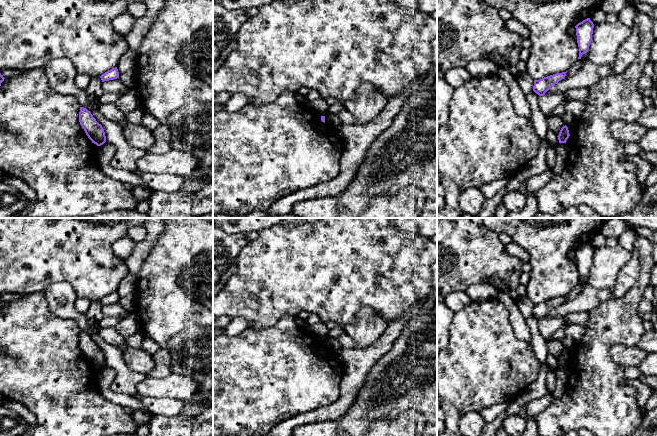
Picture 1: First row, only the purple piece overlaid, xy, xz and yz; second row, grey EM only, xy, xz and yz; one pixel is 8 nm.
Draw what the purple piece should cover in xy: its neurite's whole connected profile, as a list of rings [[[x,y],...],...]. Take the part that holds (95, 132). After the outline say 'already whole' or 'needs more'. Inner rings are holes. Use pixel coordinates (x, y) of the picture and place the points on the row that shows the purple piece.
[[[80,107],[79,122],[92,143],[101,146],[106,142],[104,129],[93,117],[90,111]]]; already whole

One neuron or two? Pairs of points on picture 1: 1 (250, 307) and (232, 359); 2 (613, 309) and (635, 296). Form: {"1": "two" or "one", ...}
{"1": "two", "2": "one"}

